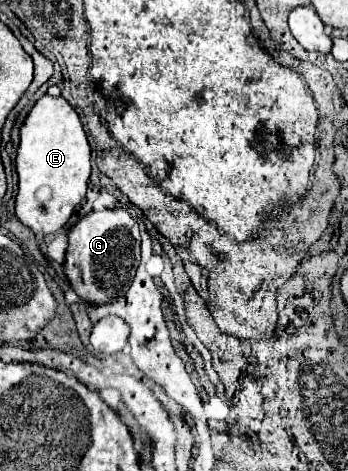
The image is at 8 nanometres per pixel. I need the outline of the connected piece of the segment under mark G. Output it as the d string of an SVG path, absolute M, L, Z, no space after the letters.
M104 209L84 215L68 233L68 249L64 271L78 293L90 305L114 303L134 281L134 269L140 261L140 233L136 219L124 209Z

